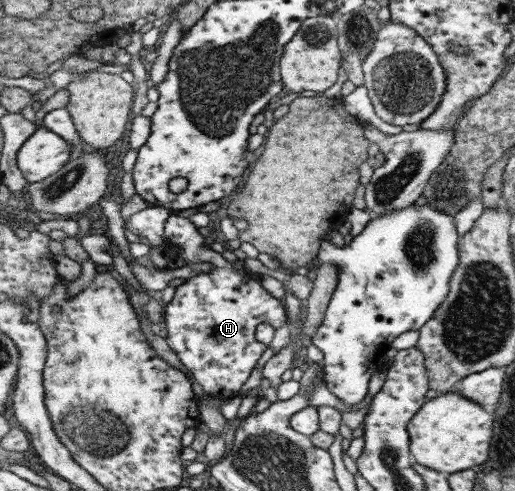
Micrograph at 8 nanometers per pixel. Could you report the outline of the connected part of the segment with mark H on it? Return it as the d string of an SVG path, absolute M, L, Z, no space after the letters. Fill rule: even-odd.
M170 213L168 215L168 218L166 219L166 222L163 226L163 239L165 242L165 250L168 251L170 254L174 253L174 256L170 257L179 257L184 261L185 265L190 265L190 263L198 263L198 261L202 261L202 263L210 263L212 265L212 269L205 274L200 272L199 274L192 275L192 277L188 277L184 280L183 283L176 286L174 288L174 294L171 298L171 300L164 305L162 316L164 318L164 325L166 329L166 336L165 341L168 344L168 347L176 354L176 357L178 357L178 361L184 366L184 368L192 374L192 377L196 380L196 383L200 385L200 389L204 393L206 393L208 396L211 396L212 398L216 398L219 400L223 400L226 398L230 398L238 393L238 389L240 389L240 385L248 379L248 375L250 375L250 372L255 367L256 362L258 361L258 358L260 357L260 354L267 348L266 345L256 341L255 338L253 338L253 333L256 331L256 325L260 323L265 323L266 325L271 325L273 329L278 329L279 327L282 327L284 324L288 323L287 314L285 312L284 307L282 306L282 302L268 294L260 284L261 276L259 274L252 273L251 271L248 273L240 273L234 270L234 267L228 262L227 260L224 260L224 257L220 253L217 253L216 251L213 251L209 245L207 245L204 242L204 238L202 235L200 235L197 231L197 228L190 223L189 219L185 219L184 217L179 217L176 213Z

